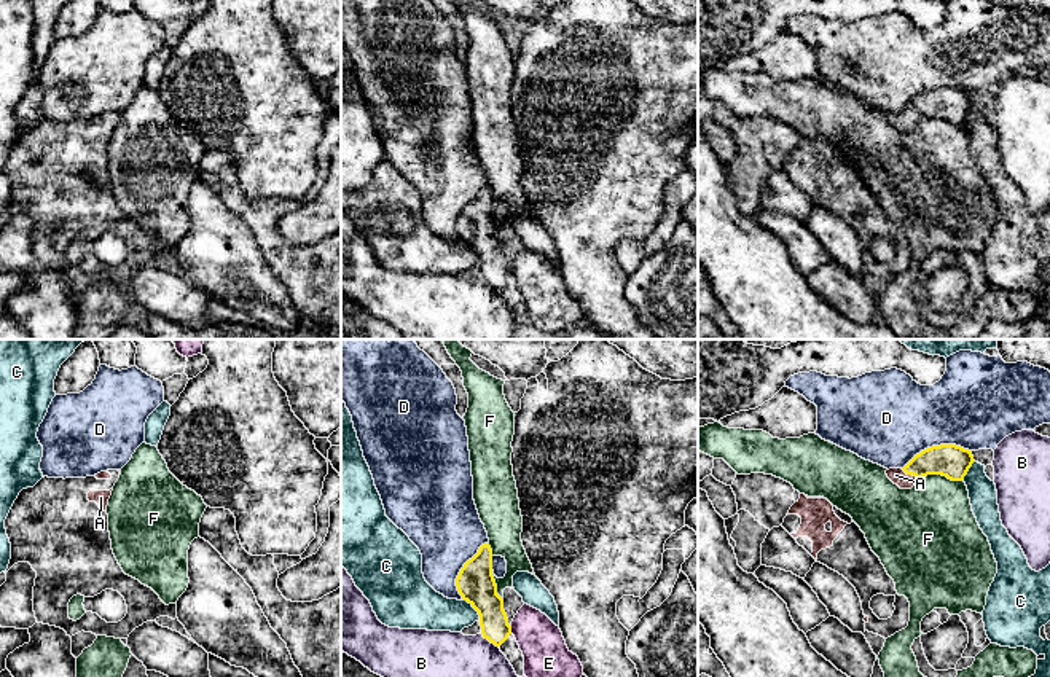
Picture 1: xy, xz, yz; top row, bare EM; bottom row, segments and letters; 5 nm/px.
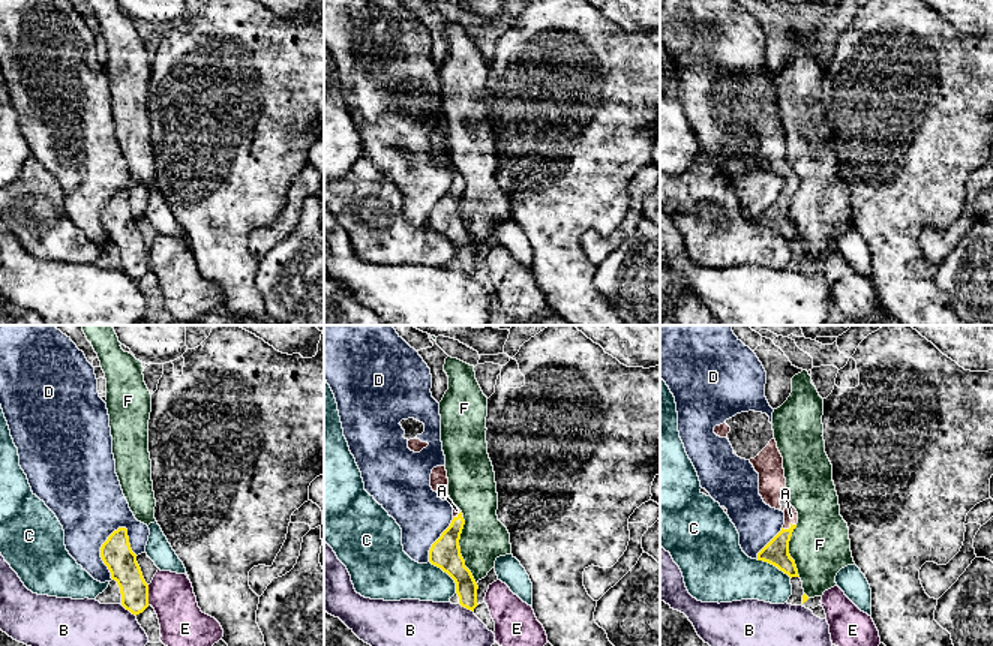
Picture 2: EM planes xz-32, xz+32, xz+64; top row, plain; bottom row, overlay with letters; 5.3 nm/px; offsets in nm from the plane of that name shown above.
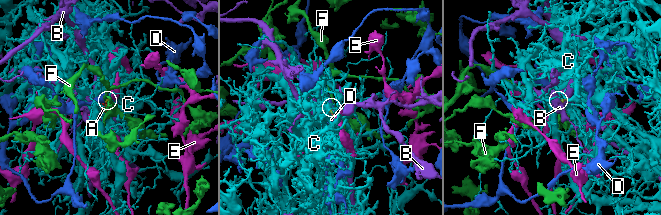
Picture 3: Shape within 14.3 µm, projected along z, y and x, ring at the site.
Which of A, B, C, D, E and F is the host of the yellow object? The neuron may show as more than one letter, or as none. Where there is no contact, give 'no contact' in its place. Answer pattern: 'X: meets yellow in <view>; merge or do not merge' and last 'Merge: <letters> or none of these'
A: meets yellow in yz; merge
B: meets yellow in xz; do not merge
C: meets yellow in xz; do not merge
D: meets yellow in yz; do not merge
E: meets yellow in xz; do not merge
F: meets yellow in yz; do not merge
Merge: A

